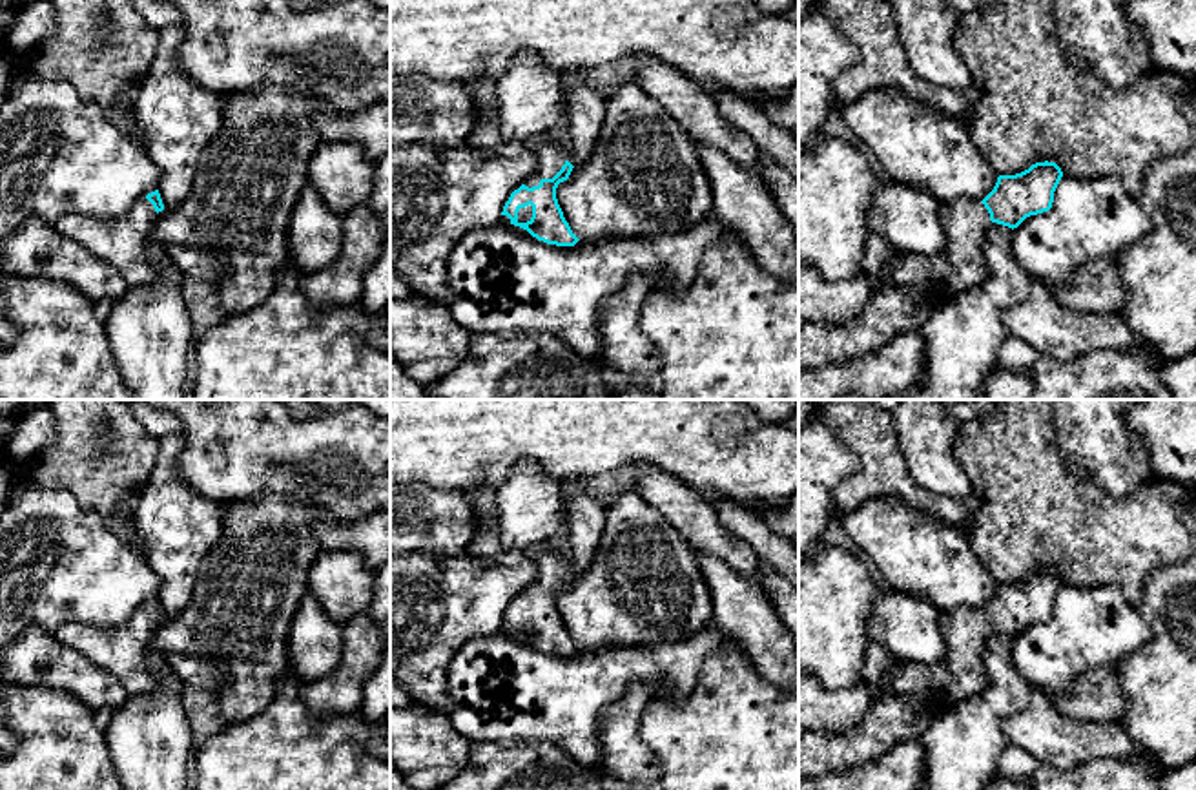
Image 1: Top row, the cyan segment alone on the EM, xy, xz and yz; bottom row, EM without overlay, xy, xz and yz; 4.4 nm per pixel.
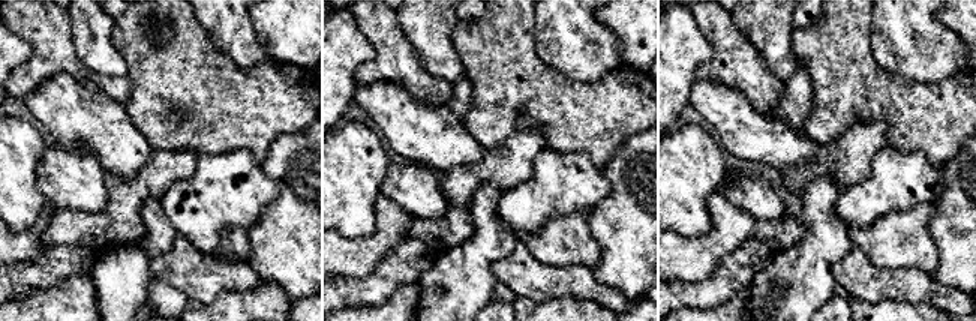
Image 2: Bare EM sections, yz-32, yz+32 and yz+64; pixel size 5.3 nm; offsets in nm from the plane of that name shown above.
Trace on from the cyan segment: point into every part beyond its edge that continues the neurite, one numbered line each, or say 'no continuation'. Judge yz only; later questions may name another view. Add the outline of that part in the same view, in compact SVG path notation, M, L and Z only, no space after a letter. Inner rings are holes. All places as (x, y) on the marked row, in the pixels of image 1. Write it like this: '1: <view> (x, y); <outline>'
1: yz (961, 265); M983 203L944 206L948 244L941 254L893 252L882 270L886 286L917 286L933 299L966 292L988 277L986 230L990 213Z

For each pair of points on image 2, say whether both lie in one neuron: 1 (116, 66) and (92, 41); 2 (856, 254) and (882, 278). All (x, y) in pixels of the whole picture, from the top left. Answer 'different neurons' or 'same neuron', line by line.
1: same neuron
2: same neuron

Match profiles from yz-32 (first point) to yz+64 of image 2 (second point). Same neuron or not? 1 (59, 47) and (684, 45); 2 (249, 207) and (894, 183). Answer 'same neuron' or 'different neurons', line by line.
1: different neurons
2: same neuron

